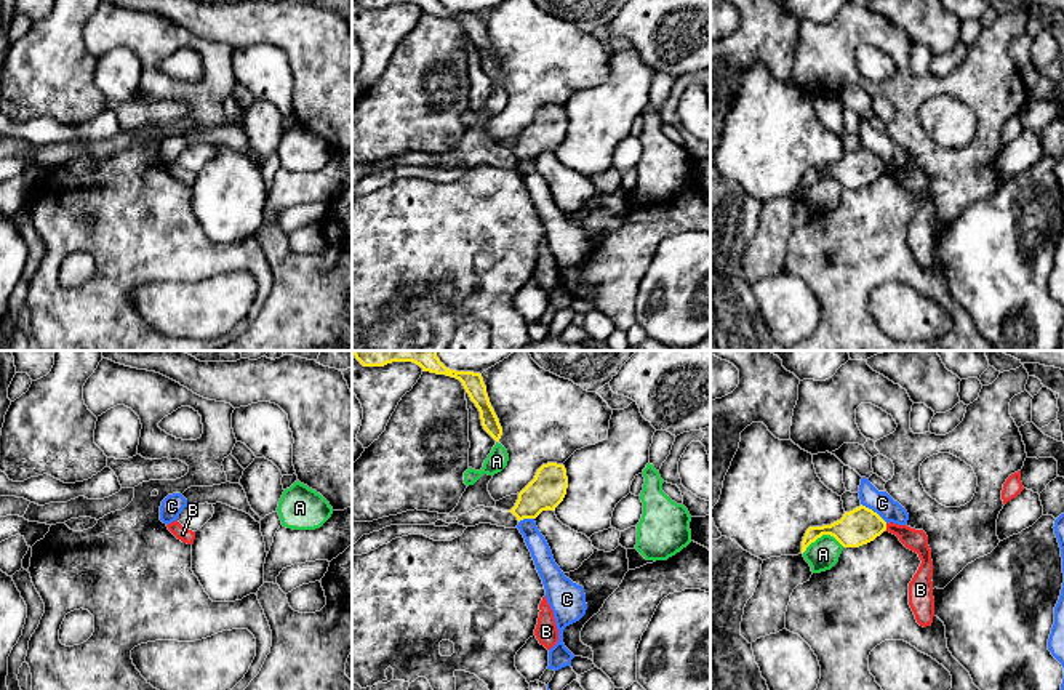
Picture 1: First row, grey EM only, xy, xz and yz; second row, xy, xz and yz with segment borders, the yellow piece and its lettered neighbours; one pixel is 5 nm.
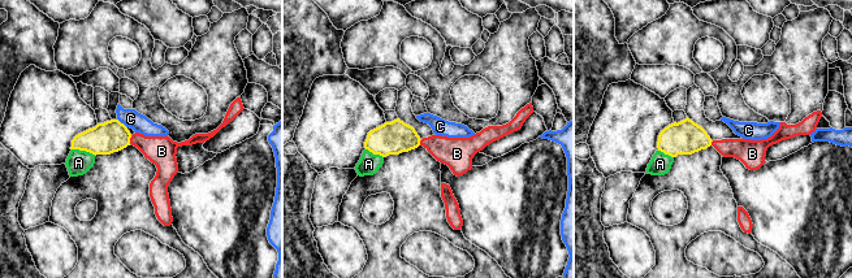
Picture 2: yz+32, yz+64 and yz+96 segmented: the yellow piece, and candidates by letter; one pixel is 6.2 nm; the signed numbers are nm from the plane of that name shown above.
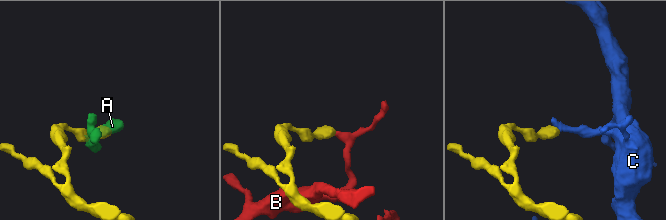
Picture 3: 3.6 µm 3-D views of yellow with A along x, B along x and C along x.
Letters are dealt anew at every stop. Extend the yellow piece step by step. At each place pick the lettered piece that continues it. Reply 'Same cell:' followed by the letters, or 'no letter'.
Same cell: no letter

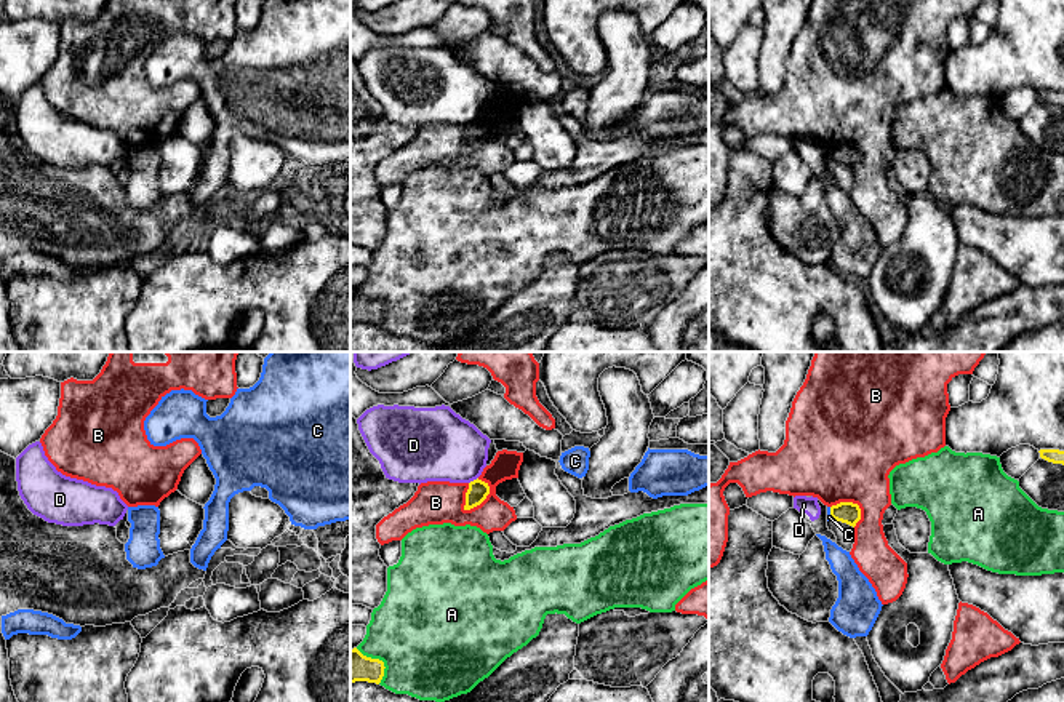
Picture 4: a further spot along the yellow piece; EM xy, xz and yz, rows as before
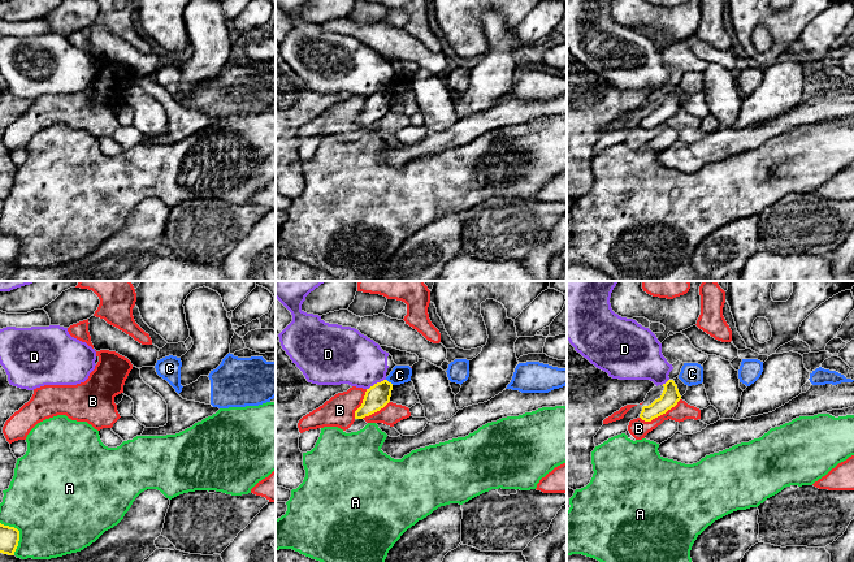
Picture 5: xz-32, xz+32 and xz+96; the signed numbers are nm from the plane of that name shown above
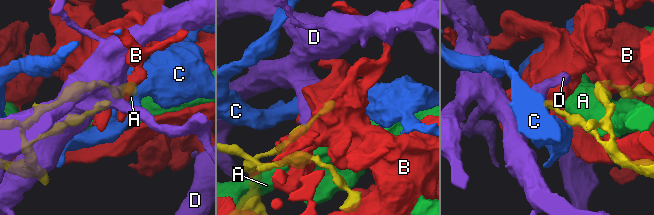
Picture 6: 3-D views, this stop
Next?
Same cell: no letter

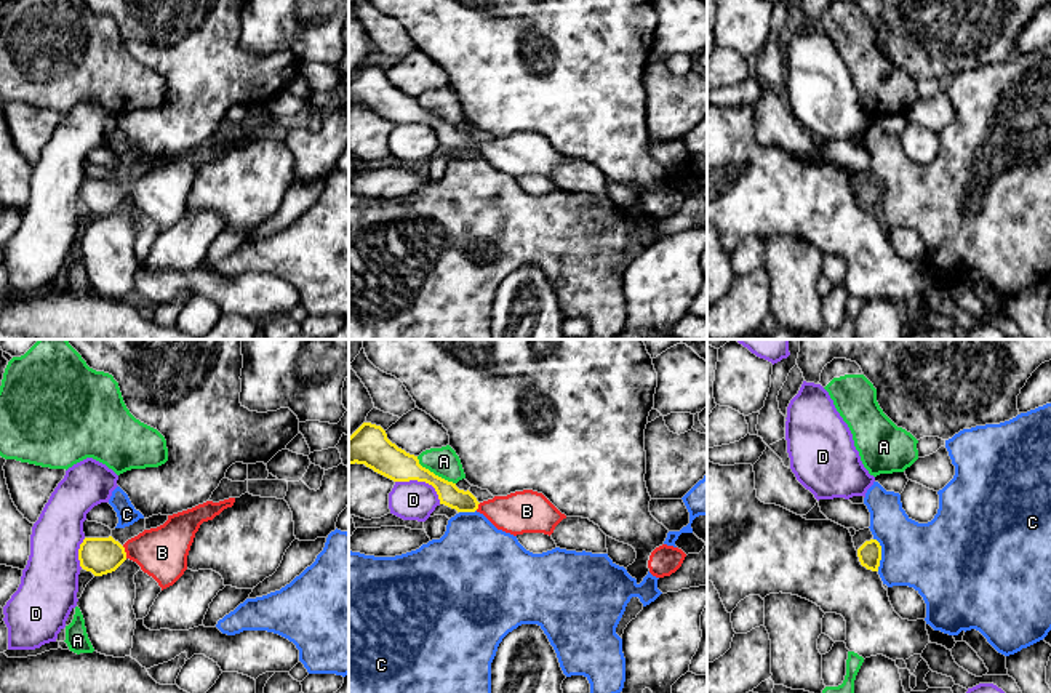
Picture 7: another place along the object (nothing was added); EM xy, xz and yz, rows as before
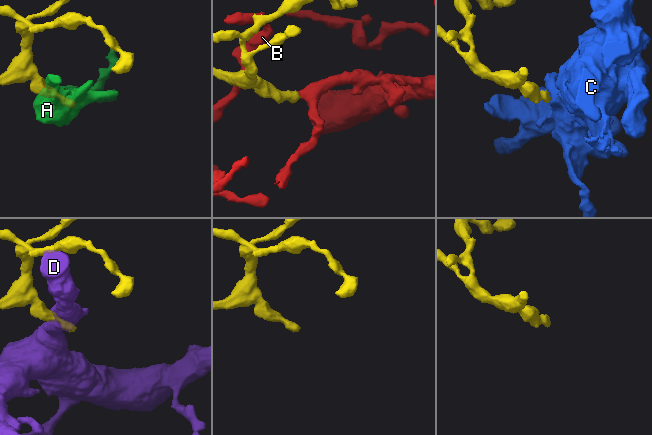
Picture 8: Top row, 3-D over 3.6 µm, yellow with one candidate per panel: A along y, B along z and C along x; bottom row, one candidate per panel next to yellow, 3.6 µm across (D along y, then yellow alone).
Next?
Same cell: B

